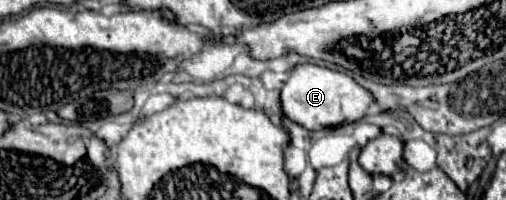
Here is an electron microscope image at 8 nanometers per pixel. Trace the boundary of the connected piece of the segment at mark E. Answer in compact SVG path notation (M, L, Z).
M297 64L291 68L289 78L281 88L281 110L291 122L307 128L307 130L323 130L335 128L343 122L357 122L365 116L373 96L359 86L351 76L329 70L317 64Z

